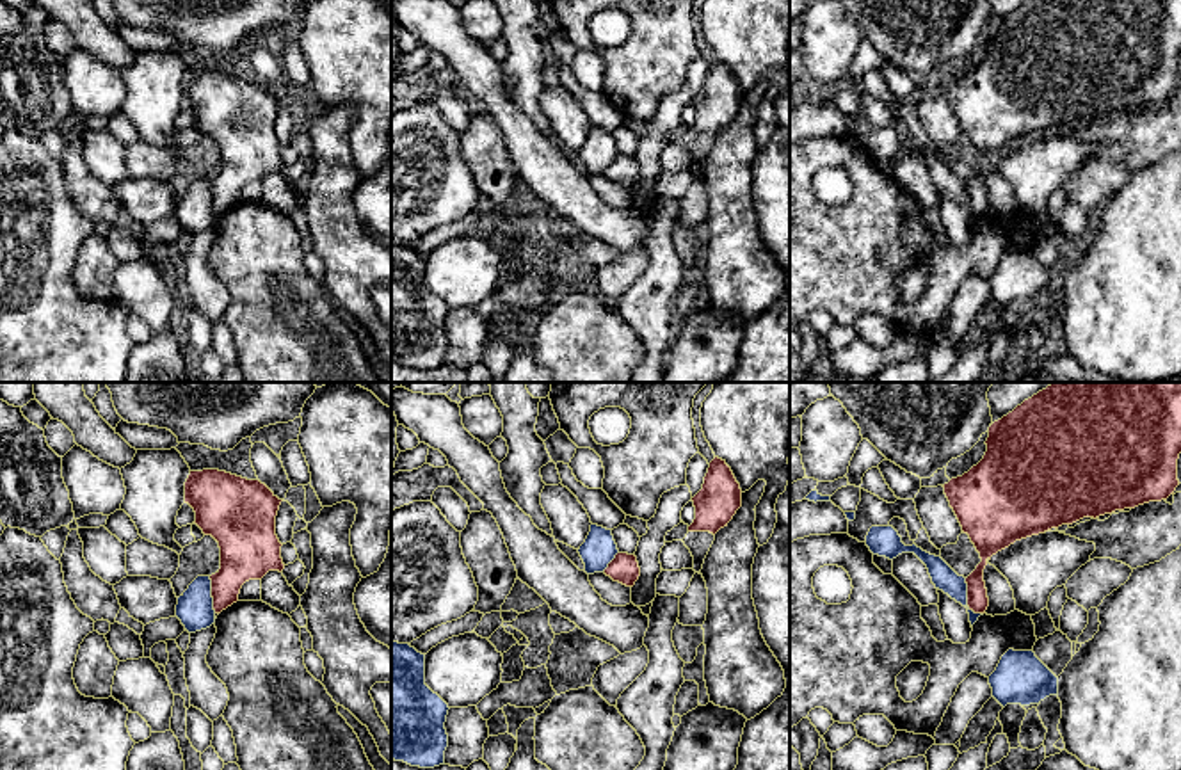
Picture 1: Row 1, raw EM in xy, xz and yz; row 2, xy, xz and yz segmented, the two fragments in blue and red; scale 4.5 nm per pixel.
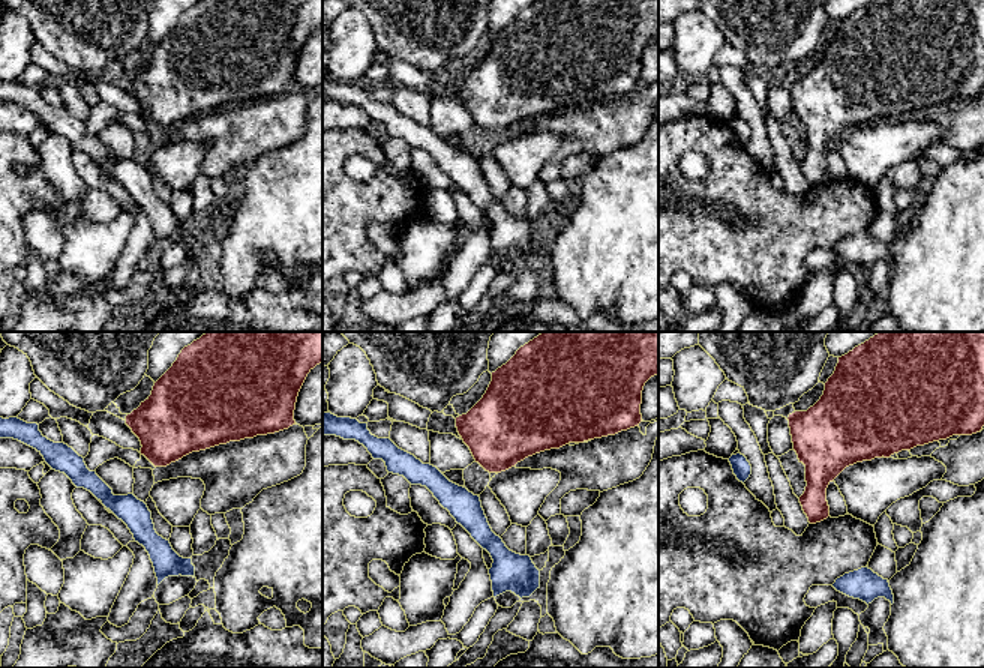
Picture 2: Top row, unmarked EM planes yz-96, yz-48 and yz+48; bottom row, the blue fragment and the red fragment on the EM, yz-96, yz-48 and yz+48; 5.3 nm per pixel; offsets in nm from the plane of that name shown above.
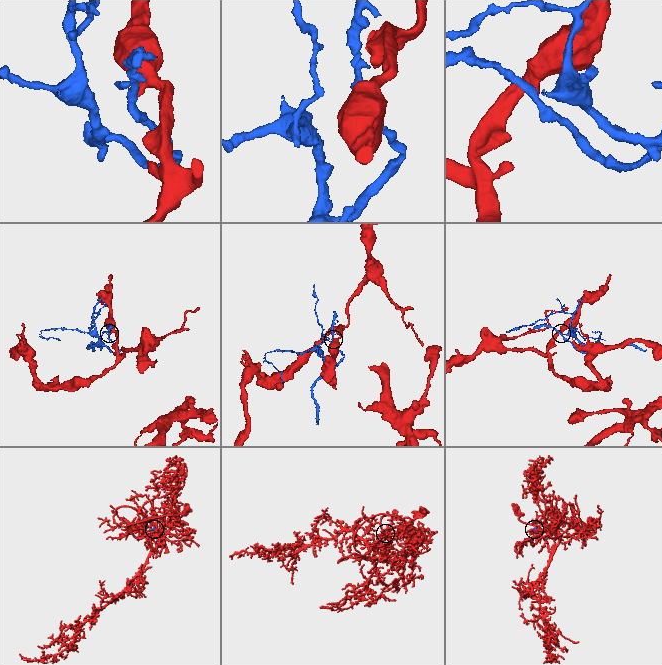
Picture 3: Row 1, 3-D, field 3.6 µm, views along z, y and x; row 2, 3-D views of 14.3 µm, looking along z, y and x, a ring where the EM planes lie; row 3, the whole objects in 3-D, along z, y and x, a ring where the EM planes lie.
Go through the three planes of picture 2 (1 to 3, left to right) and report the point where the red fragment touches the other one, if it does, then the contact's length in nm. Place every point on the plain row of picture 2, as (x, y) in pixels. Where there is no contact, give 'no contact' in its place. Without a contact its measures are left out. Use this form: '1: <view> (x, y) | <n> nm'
1: no contact
2: no contact
3: no contact

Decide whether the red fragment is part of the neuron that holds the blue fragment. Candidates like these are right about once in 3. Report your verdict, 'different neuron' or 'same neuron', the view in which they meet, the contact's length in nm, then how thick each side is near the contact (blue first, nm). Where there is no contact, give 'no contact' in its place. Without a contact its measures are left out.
different neuron; contact in yz; length 190 nm; calibres 110 and 100 nm

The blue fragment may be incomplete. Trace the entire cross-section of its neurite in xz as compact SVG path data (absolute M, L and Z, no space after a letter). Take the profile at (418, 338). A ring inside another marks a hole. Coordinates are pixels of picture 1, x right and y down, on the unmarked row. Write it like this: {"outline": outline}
{"outline": "M391 242L391 361L445 366L448 306L425 286L425 256Z"}

